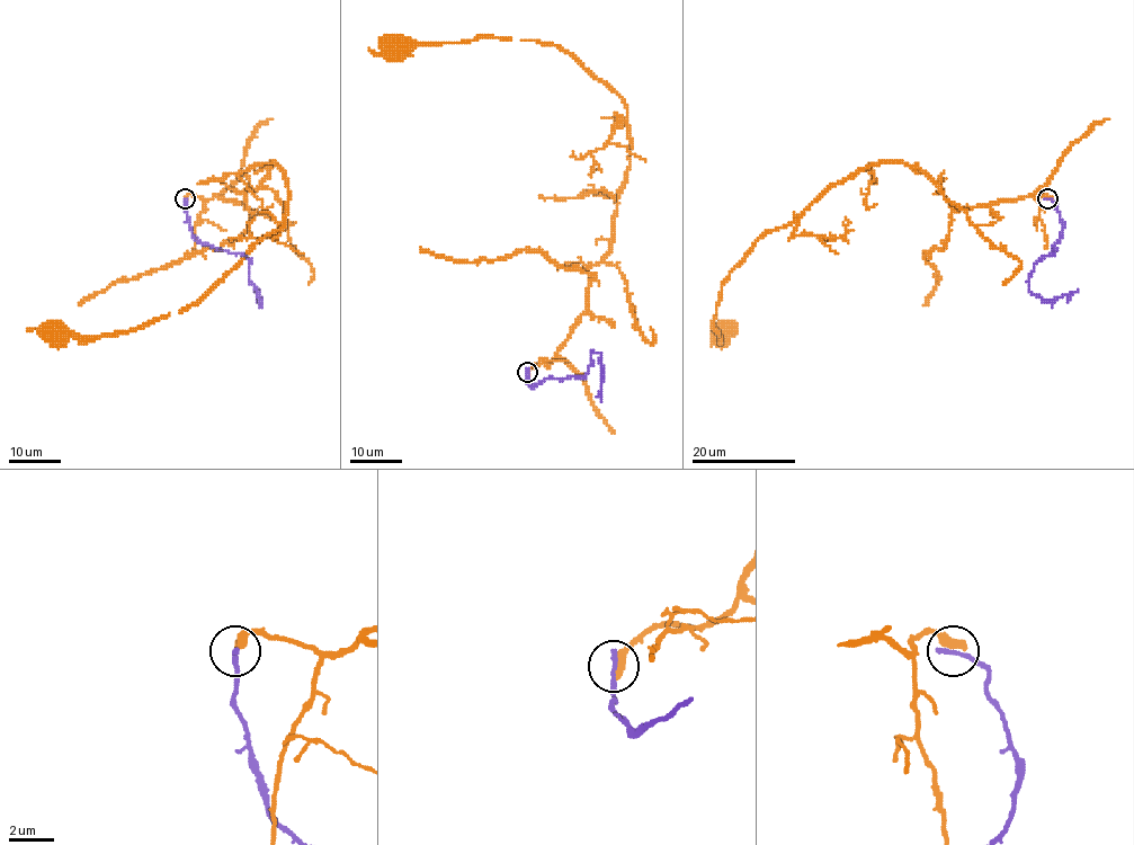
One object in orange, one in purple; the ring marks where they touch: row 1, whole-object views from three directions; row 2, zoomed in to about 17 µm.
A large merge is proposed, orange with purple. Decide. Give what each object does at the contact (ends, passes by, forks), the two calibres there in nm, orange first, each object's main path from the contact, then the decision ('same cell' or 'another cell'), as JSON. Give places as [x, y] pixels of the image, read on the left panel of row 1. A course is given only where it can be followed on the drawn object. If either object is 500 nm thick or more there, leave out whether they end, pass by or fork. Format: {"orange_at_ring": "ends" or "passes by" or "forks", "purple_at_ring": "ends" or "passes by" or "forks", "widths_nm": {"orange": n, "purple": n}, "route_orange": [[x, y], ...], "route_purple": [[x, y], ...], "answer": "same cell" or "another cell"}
{"orange_at_ring": "ends", "purple_at_ring": "ends", "widths_nm": {"orange": 480, "purple": 240}, "route_orange": [[186, 198], [247, 207], [273, 161], [288, 205], [285, 225], [178, 312], [94, 337], [54, 329]], "route_purple": [[185, 198], [194, 236], [207, 245], [247, 256], [248, 281], [257, 291], [260, 302], [260, 290]], "answer": "another cell"}

